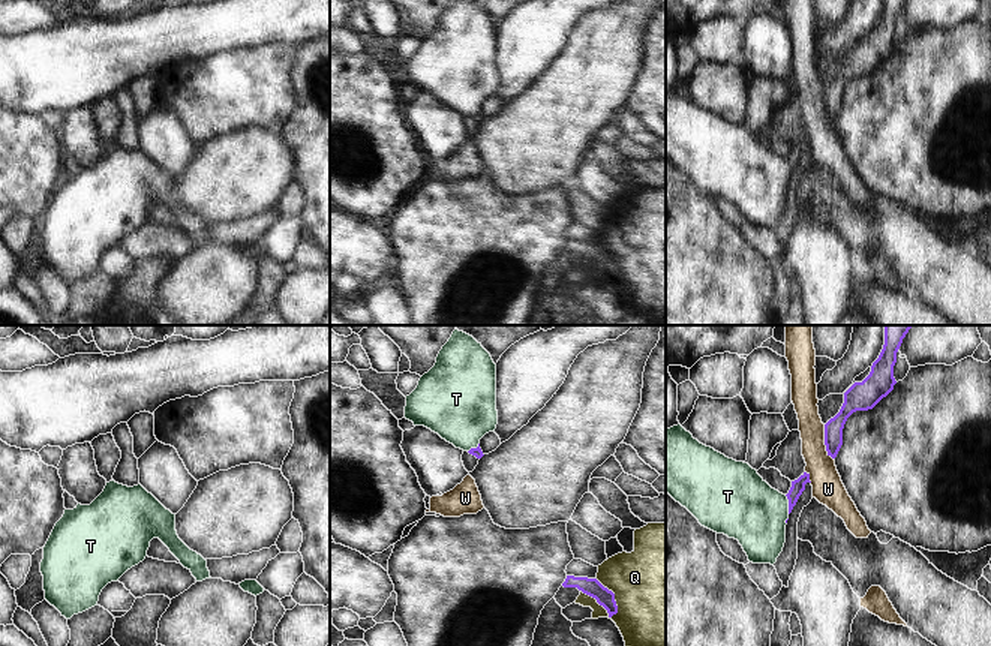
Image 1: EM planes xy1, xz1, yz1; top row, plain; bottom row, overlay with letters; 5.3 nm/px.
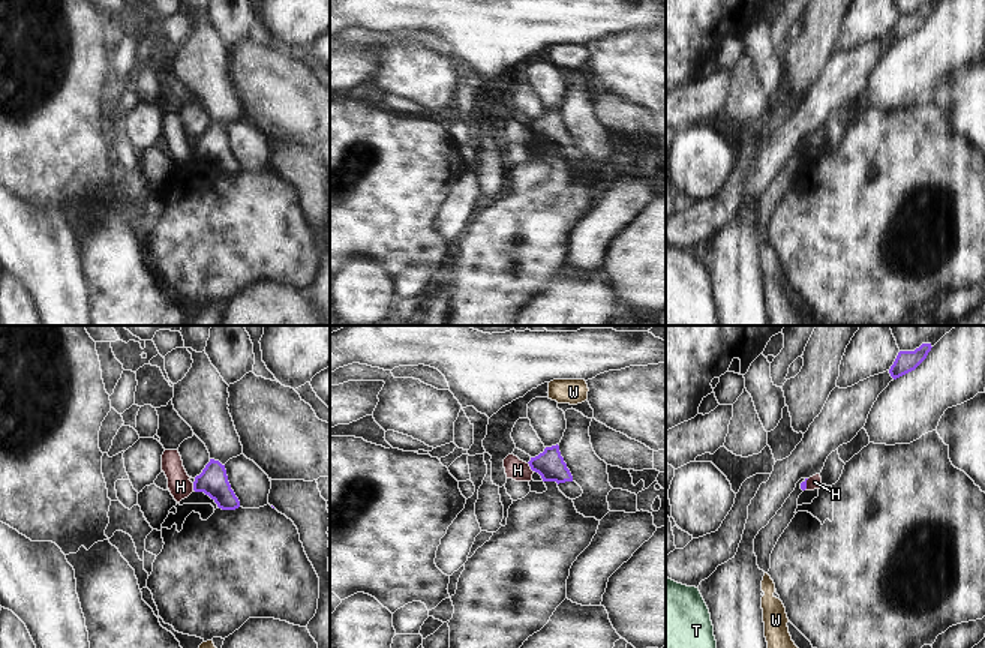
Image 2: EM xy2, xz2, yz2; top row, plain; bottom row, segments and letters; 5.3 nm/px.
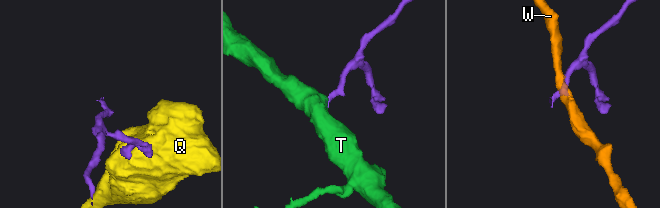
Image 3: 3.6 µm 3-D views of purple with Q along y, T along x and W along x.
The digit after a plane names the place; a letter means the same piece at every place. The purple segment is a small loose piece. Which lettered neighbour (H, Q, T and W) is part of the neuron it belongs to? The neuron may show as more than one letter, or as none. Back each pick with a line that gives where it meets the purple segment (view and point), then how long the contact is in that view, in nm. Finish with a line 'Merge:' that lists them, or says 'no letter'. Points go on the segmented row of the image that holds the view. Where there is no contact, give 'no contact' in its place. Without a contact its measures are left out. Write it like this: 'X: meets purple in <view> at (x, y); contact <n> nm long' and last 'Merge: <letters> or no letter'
T: meets purple in yz1 at (789, 504); contact 110 nm long
Merge: T

